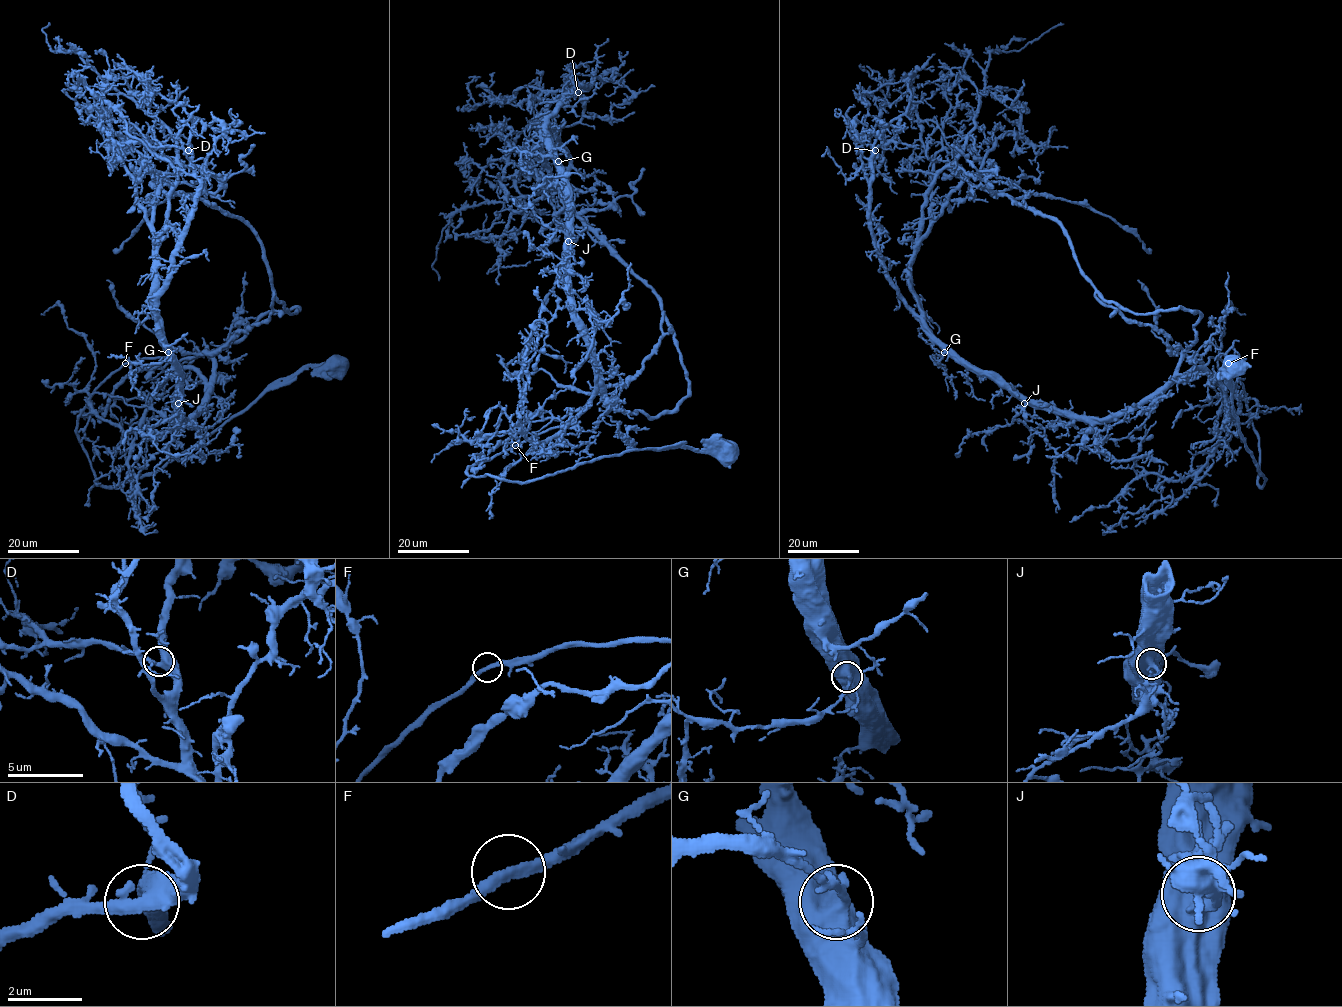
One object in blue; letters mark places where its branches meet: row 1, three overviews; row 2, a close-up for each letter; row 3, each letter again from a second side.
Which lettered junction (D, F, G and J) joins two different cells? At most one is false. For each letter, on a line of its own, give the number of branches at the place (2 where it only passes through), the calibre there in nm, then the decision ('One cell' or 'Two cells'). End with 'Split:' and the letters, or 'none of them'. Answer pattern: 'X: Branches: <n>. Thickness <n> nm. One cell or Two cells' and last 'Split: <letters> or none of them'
D: Branches: 2. Thickness 480 nm. One cell
F: Branches: 2. Thickness 280 nm. One cell
G: Branches: 2. Thickness 600 nm. One cell
J: Branches: 2. Thickness 550 nm. One cell
Split: none of them

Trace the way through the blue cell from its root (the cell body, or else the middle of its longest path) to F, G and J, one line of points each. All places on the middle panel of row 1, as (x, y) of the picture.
F: (727, 455), (681, 447), (633, 449), (529, 482), (466, 472), (515, 445)
G: (727, 455), (633, 449), (529, 482), (466, 472), (567, 426), (594, 391), (558, 161)
J: (727, 455), (633, 449), (529, 482), (466, 472), (567, 426), (593, 394), (595, 357), (576, 320), (568, 241)

